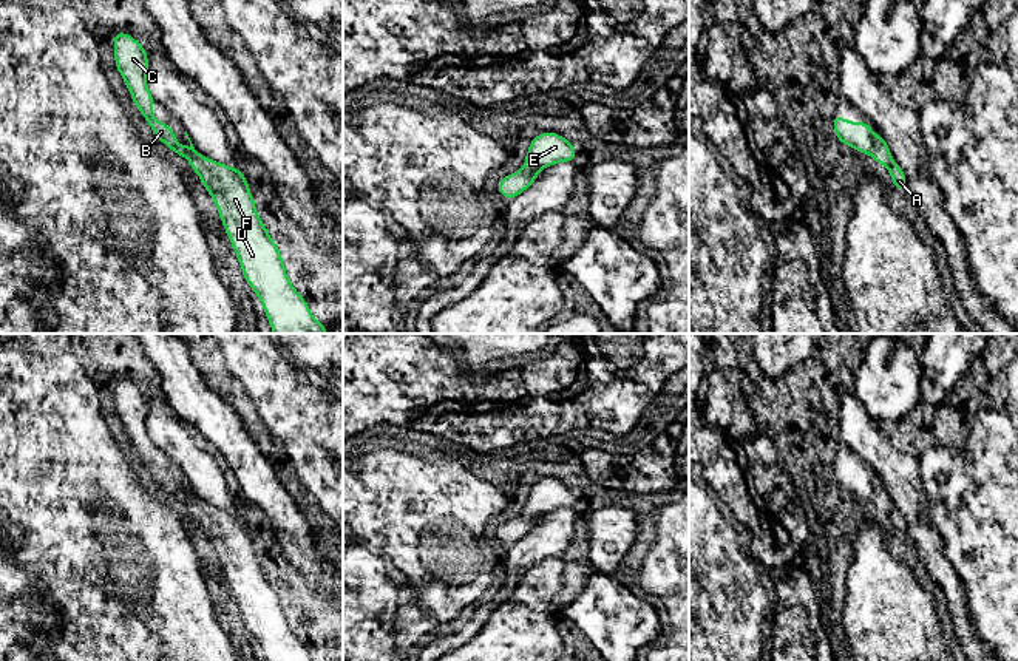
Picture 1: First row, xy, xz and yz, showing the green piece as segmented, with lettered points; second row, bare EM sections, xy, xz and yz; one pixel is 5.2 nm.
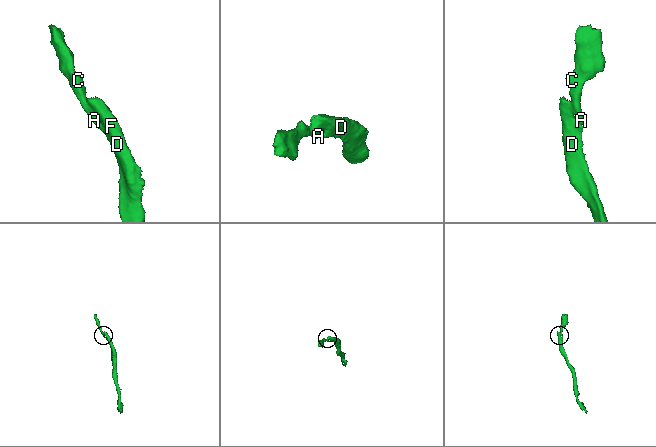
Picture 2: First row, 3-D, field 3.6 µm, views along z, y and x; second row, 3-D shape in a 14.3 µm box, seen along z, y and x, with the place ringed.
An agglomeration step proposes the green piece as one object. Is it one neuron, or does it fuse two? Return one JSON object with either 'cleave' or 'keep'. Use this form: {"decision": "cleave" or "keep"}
{"decision": "keep"}

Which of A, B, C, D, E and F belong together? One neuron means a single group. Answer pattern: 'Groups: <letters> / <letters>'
Groups: A B C D E F

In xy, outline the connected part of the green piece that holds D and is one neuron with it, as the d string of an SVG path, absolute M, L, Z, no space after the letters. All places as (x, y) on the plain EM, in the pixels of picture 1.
M120 377L114 378L113 386L114 411L130 436L131 446L154 482L175 500L188 505L192 516L198 519L204 534L213 544L241 618L261 646L264 659L312 661L309 650L287 624L281 599L256 559L244 519L239 513L230 514L222 508L201 502L187 479L190 493L178 491L176 479L151 459L154 443L147 434L150 408L145 392Z

